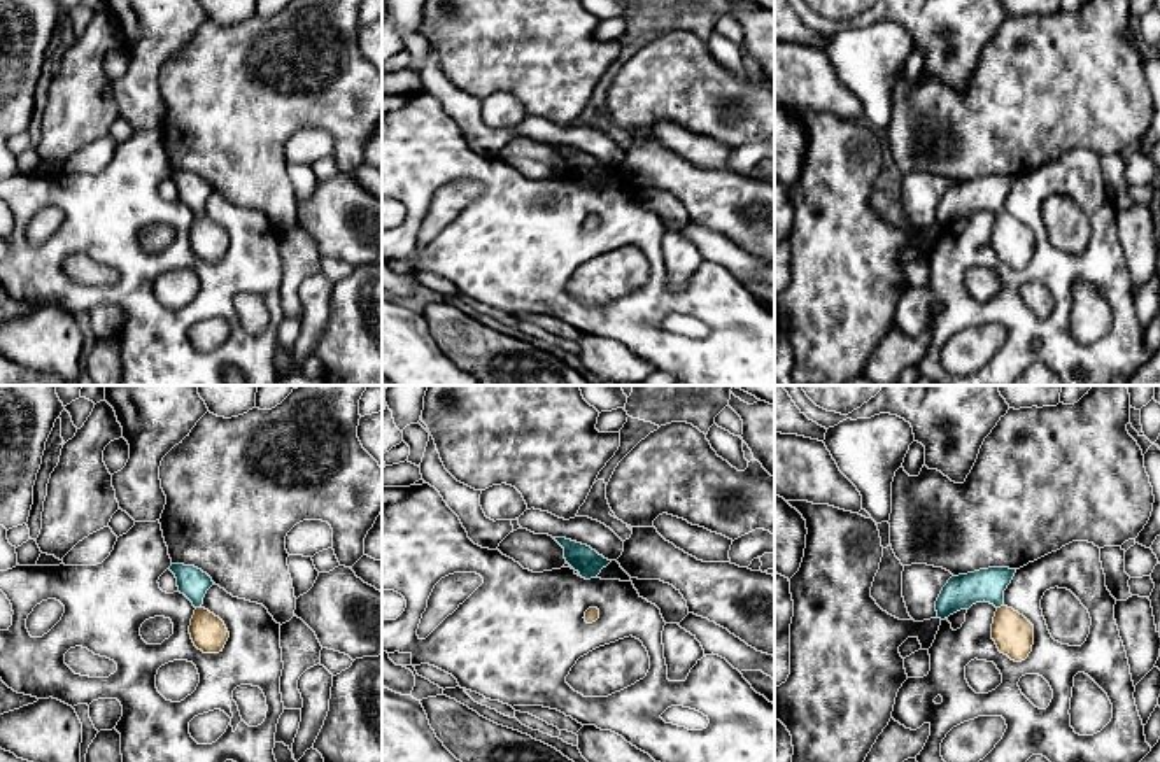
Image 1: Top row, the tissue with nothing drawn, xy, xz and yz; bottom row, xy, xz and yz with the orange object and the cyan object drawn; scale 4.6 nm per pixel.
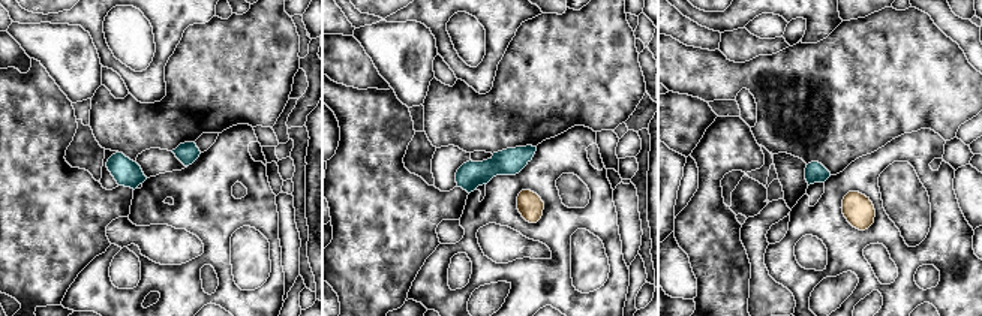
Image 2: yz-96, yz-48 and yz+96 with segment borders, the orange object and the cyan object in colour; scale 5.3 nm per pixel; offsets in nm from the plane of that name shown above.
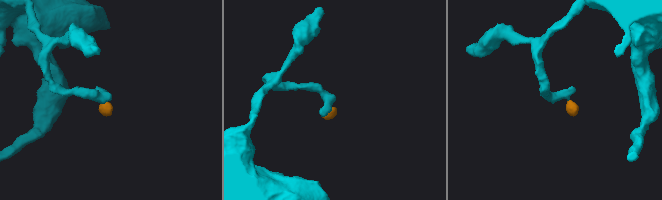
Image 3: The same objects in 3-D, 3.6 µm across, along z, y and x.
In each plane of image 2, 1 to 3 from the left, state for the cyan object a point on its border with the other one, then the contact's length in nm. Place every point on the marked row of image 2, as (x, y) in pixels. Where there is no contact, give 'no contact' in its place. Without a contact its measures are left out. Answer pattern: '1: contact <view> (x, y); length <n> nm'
1: no contact
2: no contact
3: no contact

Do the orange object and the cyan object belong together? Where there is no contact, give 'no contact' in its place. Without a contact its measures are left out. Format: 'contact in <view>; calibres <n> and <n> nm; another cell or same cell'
contact in xy; calibres 160 and 140 nm; same cell

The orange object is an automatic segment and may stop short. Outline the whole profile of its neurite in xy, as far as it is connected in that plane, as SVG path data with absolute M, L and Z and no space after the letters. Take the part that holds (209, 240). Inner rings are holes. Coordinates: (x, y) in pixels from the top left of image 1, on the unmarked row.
M172 172L170 179L177 186L179 200L196 215L189 233L195 254L203 261L223 259L230 240L219 224L202 214L207 198L214 193L212 186L195 173Z

